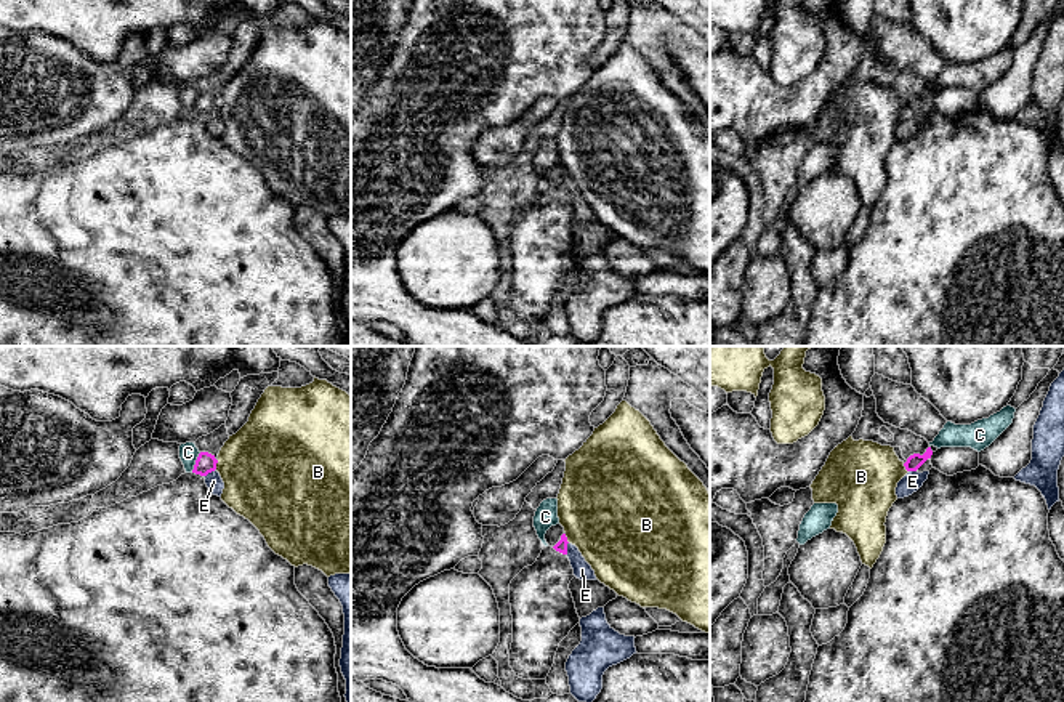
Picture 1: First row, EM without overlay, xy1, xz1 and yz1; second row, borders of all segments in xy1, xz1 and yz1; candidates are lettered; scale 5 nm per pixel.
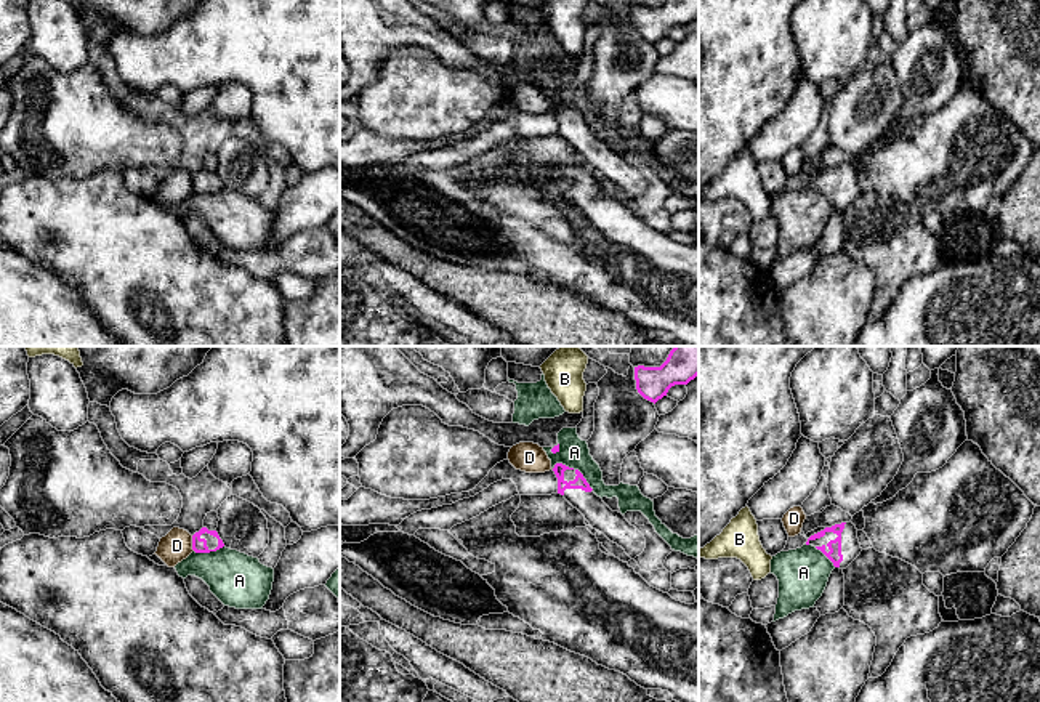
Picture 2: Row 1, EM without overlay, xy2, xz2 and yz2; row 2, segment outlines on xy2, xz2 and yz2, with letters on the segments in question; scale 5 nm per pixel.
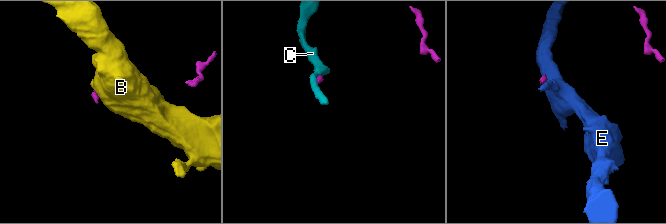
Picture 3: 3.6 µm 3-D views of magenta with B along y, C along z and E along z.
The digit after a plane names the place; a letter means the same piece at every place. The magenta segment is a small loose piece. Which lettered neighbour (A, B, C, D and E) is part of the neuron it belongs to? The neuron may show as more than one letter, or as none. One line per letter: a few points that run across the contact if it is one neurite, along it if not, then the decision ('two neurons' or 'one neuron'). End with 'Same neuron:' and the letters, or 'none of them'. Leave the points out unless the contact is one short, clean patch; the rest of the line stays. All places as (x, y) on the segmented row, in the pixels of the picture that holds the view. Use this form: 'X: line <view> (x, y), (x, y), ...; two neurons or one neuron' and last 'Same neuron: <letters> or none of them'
A: two neurons
B: two neurons
C: line xy1 (201, 452), (191, 472); two neurons
D: two neurons
E: line xy1 (215, 468), (204, 476); two neurons
Same neuron: none of them

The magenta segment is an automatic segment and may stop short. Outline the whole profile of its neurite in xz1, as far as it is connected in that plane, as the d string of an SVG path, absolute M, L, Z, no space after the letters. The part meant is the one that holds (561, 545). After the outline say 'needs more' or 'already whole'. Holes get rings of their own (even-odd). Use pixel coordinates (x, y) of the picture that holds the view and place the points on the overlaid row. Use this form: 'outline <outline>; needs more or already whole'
outline M561 524L551 526L545 534L545 540L556 551L567 555L567 543L569 542L567 542L564 527Z; needs more

